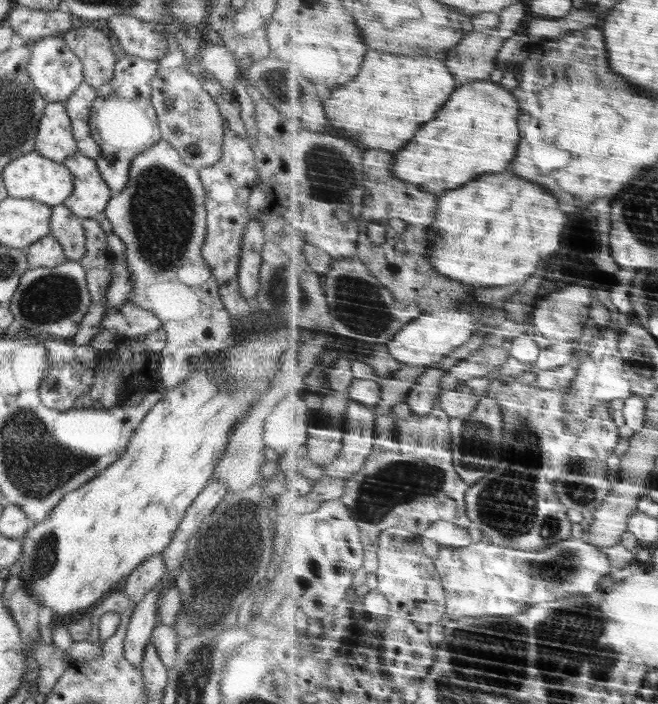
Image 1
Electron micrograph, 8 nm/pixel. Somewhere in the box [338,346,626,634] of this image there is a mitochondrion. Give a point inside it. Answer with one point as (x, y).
(514, 513)

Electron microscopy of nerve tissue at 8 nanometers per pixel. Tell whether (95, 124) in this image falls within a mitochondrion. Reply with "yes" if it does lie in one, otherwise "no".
no

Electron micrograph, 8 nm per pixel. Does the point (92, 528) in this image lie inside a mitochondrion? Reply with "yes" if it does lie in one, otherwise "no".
no

